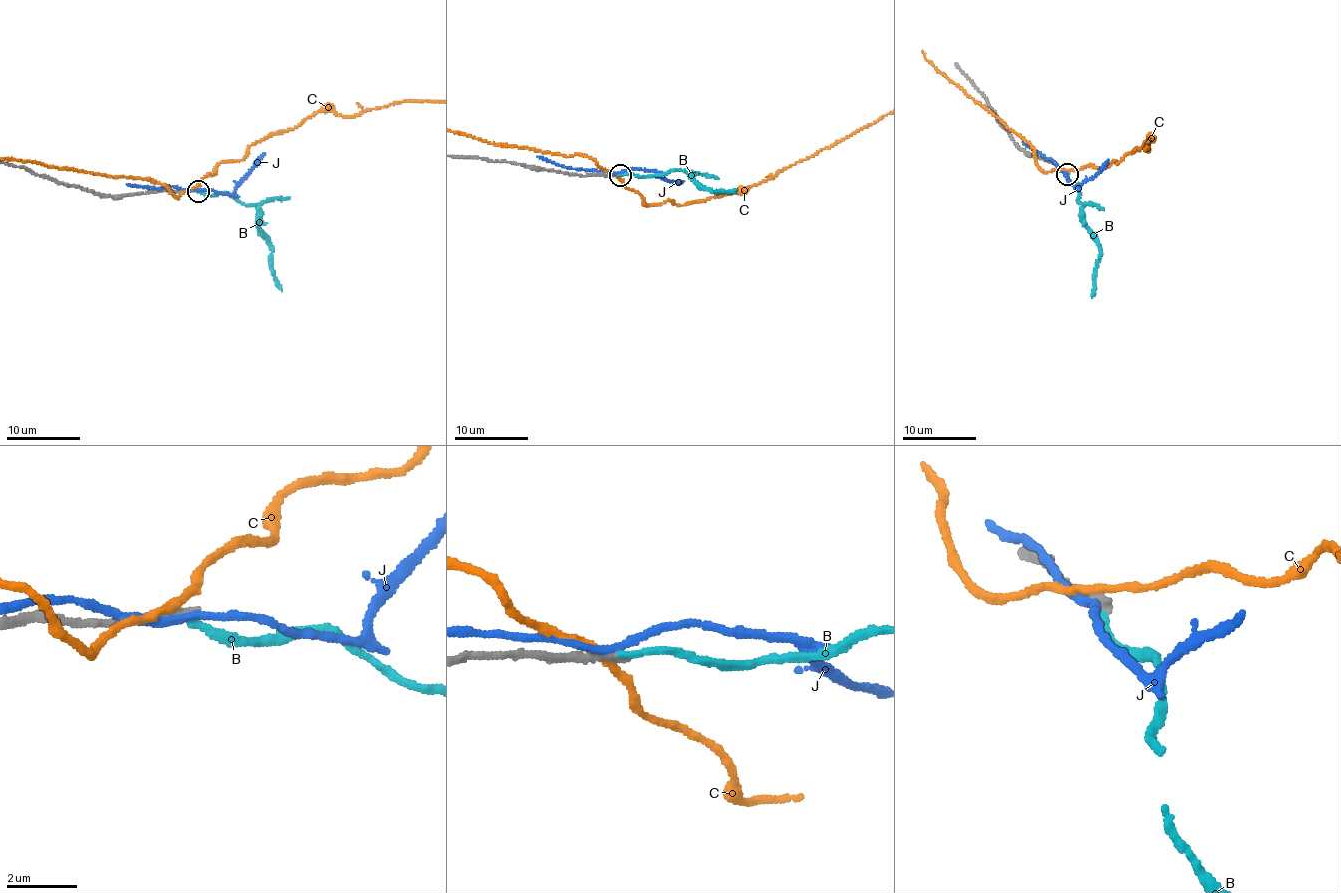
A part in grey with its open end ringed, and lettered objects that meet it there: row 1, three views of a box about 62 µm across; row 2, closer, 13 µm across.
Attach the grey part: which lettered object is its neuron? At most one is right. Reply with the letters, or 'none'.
B

